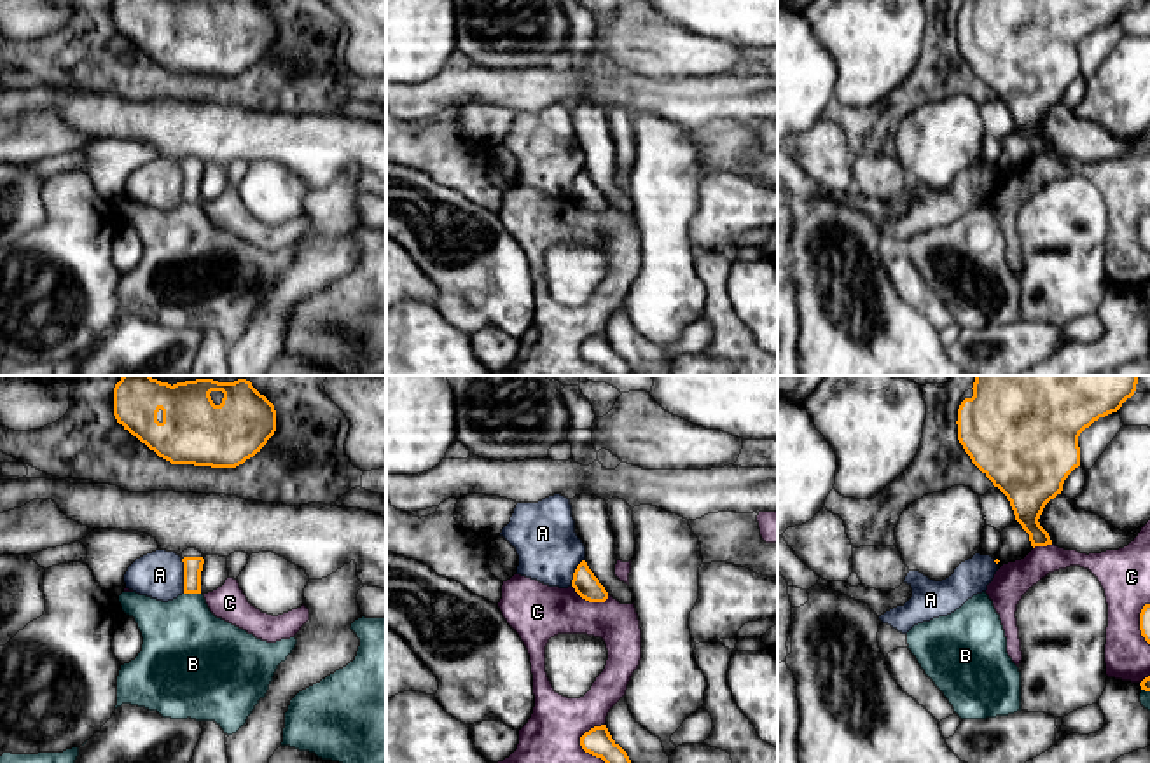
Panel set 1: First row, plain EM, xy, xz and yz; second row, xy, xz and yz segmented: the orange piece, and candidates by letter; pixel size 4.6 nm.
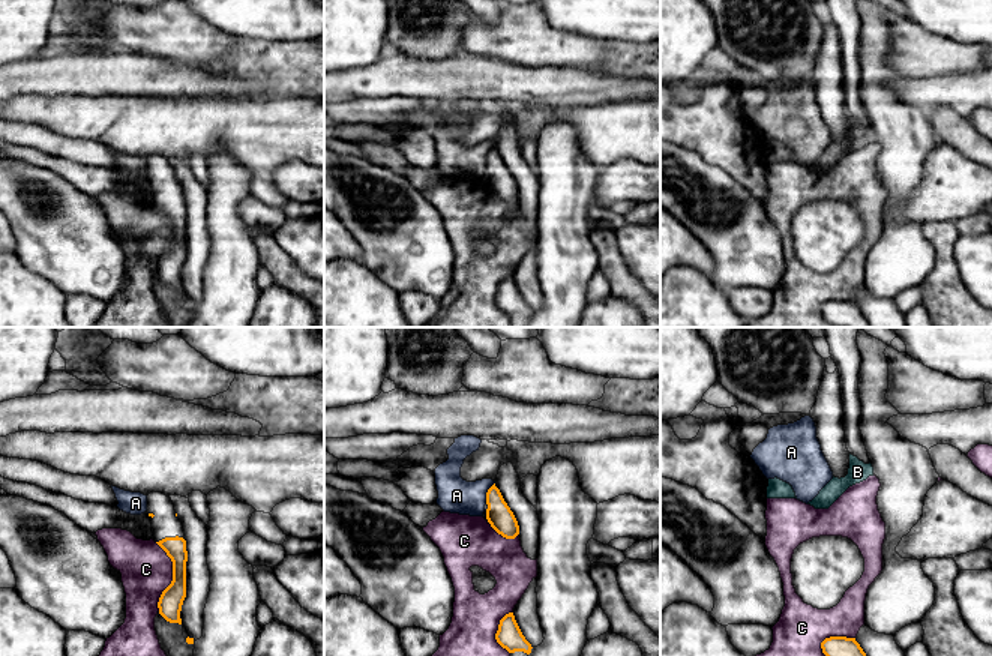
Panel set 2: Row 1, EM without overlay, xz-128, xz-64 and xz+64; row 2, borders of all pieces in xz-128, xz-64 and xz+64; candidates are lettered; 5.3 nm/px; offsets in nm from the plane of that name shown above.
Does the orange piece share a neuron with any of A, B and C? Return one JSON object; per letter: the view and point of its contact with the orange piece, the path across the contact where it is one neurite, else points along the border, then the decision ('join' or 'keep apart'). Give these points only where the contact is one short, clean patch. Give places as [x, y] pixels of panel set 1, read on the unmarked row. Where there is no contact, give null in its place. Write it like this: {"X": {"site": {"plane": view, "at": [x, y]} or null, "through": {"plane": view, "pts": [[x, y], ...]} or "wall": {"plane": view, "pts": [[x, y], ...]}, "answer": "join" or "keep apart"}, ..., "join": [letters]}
{"A": {"site": {"plane": "xy", "at": [184, 185]}, "wall": {"plane": "xy", "pts": [[180, 168], [184, 201]]}, "answer": "keep apart"}, "B": {"site": {"plane": "xy", "at": [193, 201]}, "answer": "keep apart"}, "C": {"site": {"plane": "xz", "at": [589, 210]}, "answer": "keep apart"}, "join": []}

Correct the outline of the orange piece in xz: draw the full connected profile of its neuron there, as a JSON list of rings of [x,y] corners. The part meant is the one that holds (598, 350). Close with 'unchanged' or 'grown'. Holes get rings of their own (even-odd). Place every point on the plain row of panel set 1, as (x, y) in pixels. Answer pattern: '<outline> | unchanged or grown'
[[[606,333],[594,335],[580,346],[585,361],[601,367],[608,375],[629,375],[627,361],[612,347]]] | unchanged

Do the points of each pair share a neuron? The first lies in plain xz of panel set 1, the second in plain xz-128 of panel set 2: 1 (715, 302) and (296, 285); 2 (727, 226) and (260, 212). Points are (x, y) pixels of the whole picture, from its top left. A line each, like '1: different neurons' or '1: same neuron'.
1: same neuron
2: different neurons

